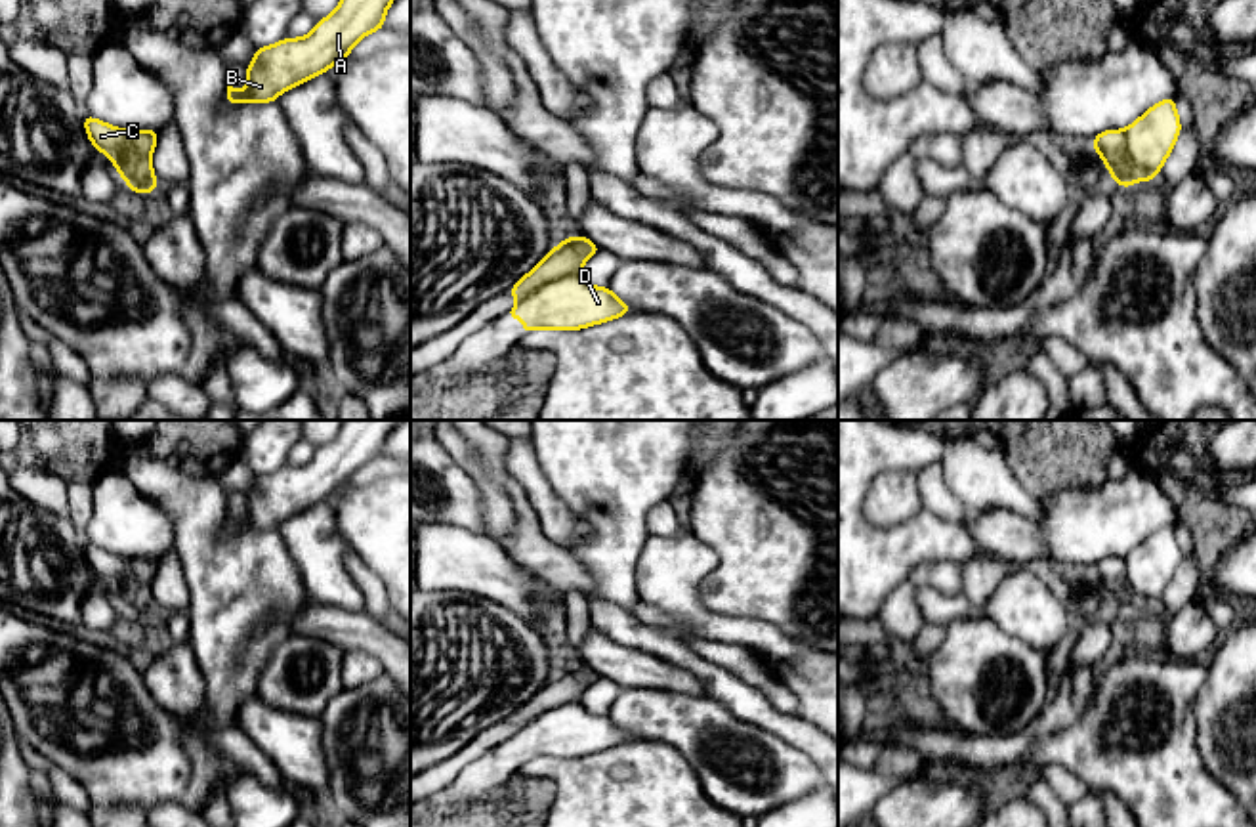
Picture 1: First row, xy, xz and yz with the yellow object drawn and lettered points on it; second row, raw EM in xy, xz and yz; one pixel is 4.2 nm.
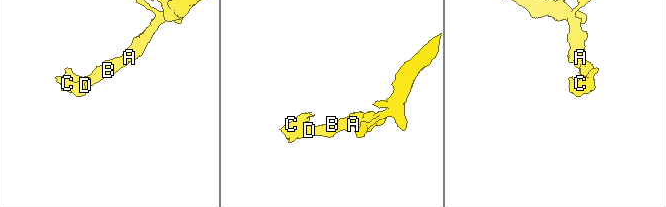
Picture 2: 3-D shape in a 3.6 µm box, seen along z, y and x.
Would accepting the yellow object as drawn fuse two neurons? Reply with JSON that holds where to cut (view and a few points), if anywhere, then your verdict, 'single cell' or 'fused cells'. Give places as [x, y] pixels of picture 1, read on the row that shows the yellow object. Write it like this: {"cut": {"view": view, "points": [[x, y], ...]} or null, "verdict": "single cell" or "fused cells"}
{"cut": {"view": "xz", "points": [[577, 274], [554, 277], [520, 300]]}, "verdict": "fused cells"}

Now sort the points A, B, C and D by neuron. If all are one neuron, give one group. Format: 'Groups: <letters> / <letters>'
Groups: A B D / C

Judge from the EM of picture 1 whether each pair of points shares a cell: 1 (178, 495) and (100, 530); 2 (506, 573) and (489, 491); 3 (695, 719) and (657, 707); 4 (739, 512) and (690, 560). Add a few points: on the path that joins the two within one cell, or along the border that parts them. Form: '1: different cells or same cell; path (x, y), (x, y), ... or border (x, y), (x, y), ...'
1: different cells; border (126, 474), (167, 514), (174, 545)
2: different cells; border (480, 505), (483, 530), (504, 551)
3: same cell; path (686, 715), (667, 713)
4: different cells; border (688, 531), (714, 552), (714, 568), (701, 587)

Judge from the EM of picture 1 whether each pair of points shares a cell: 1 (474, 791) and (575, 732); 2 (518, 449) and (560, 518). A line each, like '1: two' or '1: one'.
1: one
2: one

